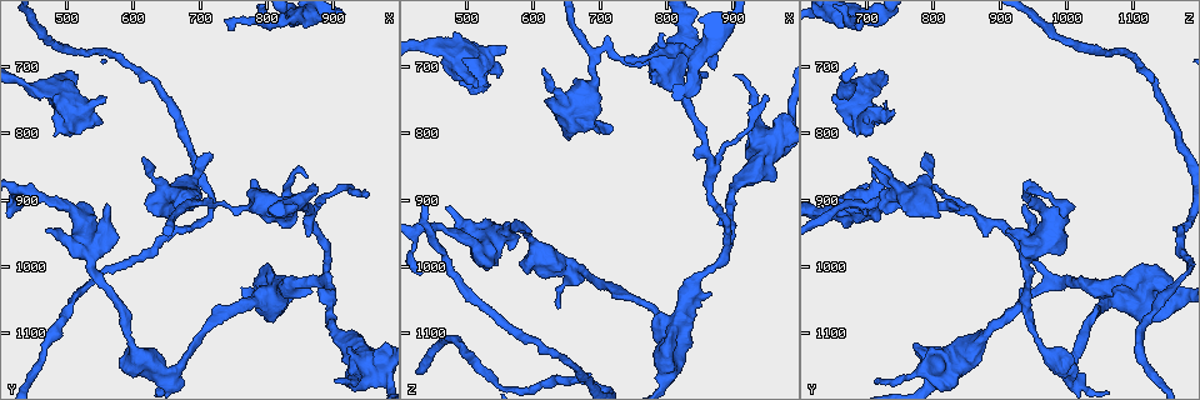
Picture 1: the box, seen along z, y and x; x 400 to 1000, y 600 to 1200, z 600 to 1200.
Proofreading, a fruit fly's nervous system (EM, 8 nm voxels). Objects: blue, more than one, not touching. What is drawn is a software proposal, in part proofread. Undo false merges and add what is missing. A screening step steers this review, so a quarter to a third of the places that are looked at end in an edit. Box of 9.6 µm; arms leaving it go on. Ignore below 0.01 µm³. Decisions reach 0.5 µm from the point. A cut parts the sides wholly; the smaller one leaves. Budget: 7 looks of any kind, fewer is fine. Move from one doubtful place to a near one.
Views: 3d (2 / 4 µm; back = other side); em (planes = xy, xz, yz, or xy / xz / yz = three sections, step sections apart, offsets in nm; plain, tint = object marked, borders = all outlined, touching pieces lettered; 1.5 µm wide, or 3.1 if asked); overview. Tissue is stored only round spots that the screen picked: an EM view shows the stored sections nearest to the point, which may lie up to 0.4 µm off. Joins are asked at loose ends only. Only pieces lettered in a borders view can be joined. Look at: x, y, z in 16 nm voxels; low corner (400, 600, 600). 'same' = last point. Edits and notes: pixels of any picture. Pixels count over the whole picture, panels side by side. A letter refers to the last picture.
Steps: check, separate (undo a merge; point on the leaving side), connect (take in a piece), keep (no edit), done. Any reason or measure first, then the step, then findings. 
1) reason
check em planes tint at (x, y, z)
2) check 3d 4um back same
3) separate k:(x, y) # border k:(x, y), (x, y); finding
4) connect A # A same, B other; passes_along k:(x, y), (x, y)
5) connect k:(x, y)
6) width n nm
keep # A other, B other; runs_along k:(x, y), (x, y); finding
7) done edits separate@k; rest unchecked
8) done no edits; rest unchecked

branch stops here
check 3d 4um at (860, 870, 710)

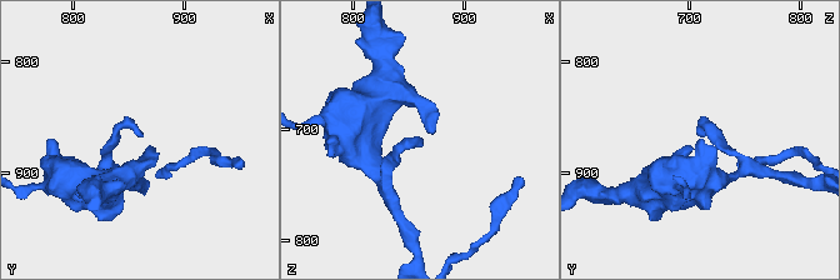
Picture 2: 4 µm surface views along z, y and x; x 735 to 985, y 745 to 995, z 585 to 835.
check em yz step 8 borders at (860, 868, 712)

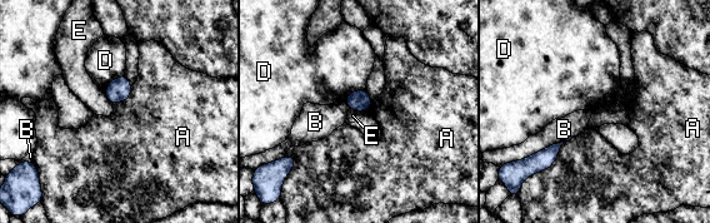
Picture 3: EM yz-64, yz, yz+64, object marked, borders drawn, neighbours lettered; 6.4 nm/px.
longest_contact B 280 nm
keep # A other, B other, D other, E other; border 3:(104, 90), (113, 104); no lettered piece goes on from it

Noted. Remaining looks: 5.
sharp bend
check em planes borders at (695, 905, 675)

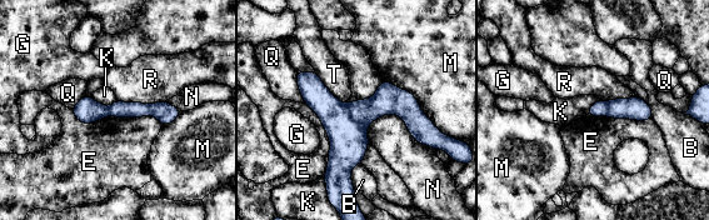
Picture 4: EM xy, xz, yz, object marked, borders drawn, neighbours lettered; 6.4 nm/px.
separate 4:(349, 141) # B other, E other, G other, K other, M other, N other, Q other, R other, T other; border 4:(346, 105), (348, 113), (365, 128); a second cell is stuck on

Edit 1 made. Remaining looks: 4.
done edits separate@4; rest unchecked

